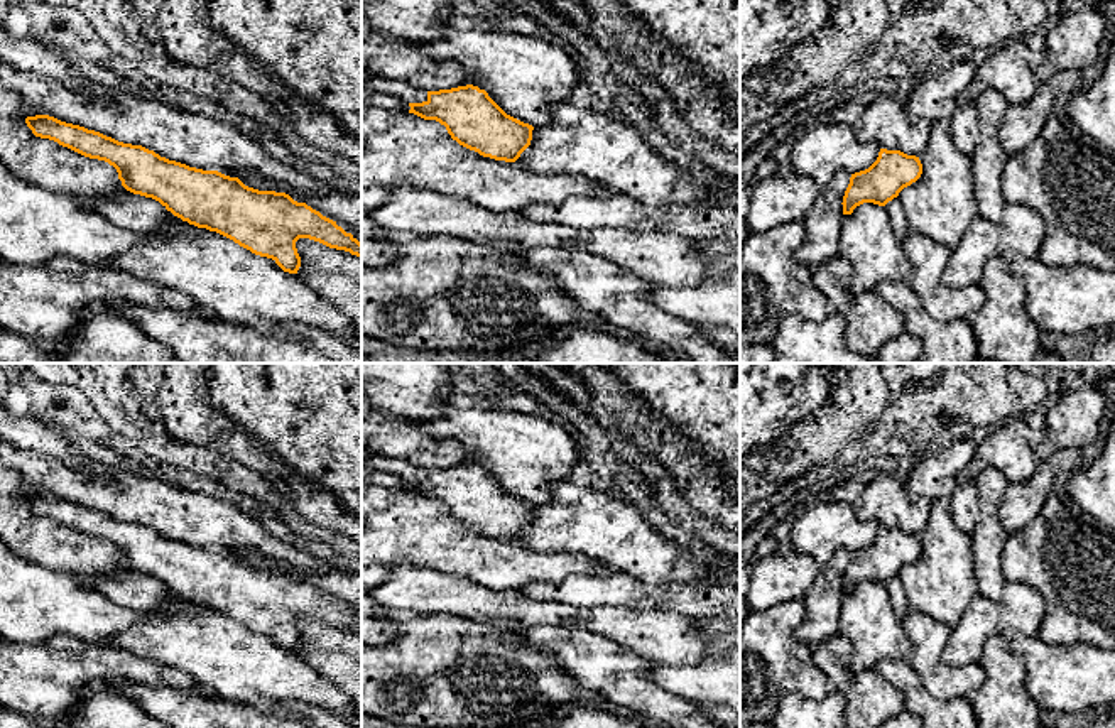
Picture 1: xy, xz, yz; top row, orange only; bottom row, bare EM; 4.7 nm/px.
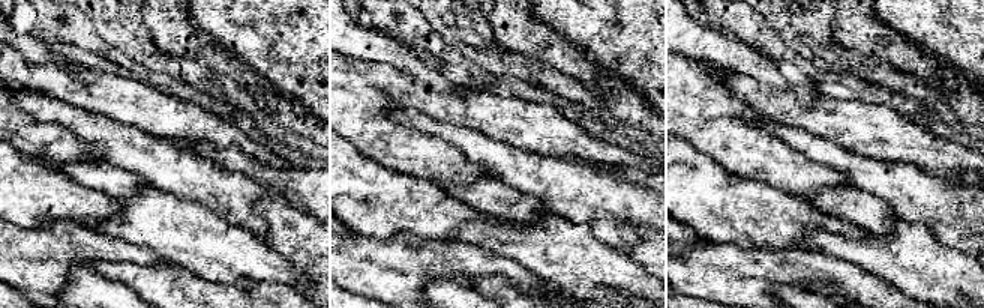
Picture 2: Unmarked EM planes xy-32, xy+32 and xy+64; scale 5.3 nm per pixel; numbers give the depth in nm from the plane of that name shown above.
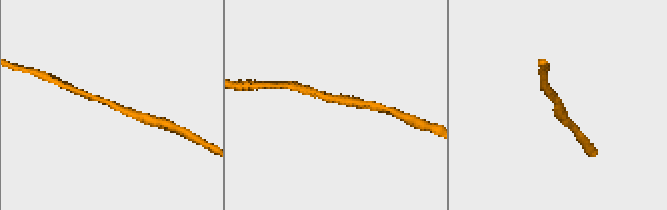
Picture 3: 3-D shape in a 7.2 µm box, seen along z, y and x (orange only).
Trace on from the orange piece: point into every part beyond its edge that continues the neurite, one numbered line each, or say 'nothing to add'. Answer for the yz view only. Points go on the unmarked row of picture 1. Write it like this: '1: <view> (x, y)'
nothing to add

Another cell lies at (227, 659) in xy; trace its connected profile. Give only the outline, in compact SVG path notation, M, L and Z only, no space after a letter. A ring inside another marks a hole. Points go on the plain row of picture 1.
M160 603L154 613L140 613L139 622L118 633L113 645L182 671L211 696L255 708L265 714L294 703L323 708L345 720L356 713L350 696L309 667L296 652L284 650L275 638L255 633L206 606Z

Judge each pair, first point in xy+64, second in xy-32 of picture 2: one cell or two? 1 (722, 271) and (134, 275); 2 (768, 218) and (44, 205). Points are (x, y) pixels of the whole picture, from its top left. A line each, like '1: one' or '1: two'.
1: two
2: one

